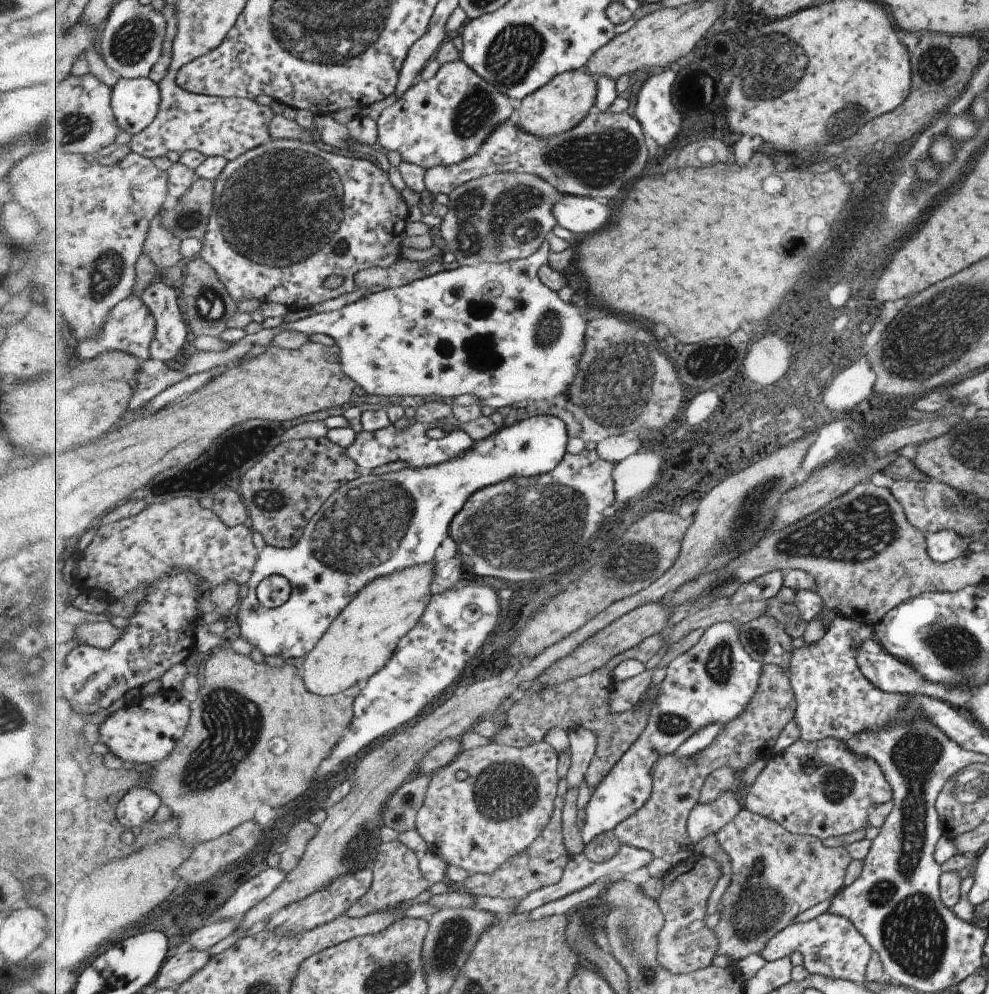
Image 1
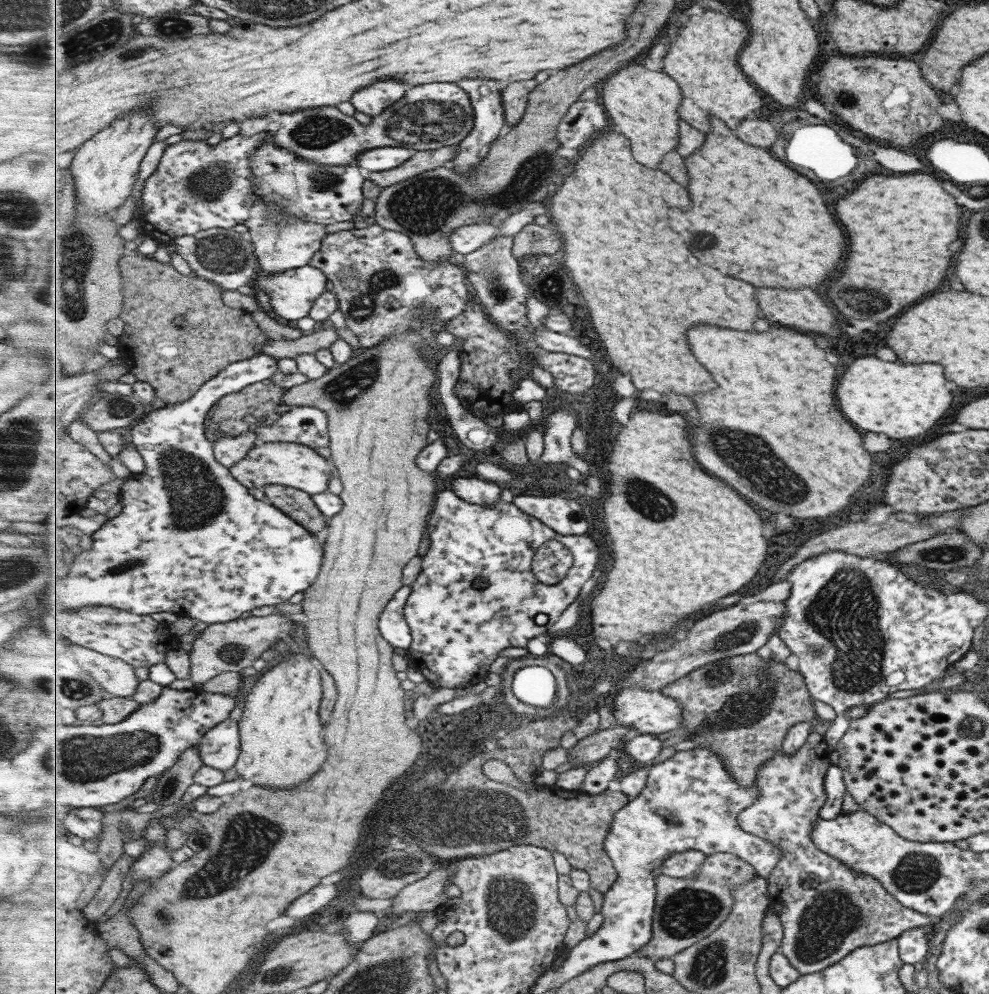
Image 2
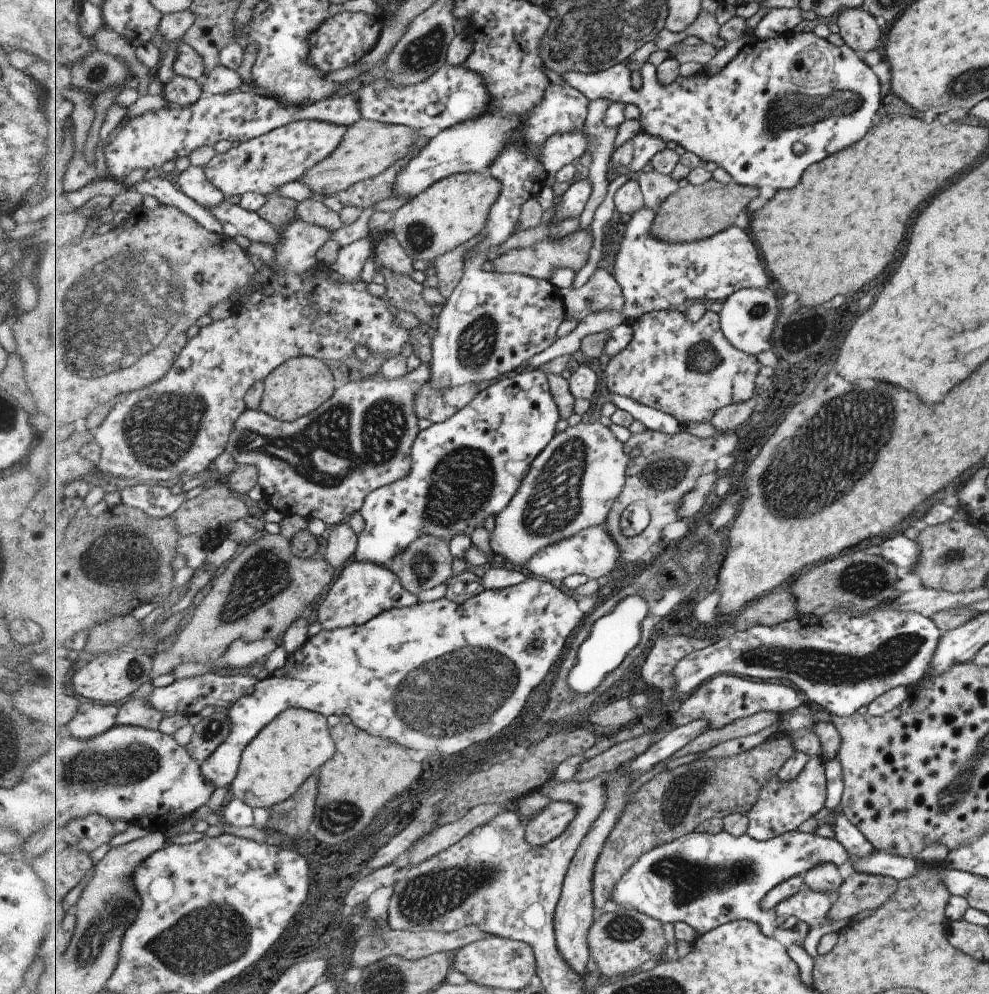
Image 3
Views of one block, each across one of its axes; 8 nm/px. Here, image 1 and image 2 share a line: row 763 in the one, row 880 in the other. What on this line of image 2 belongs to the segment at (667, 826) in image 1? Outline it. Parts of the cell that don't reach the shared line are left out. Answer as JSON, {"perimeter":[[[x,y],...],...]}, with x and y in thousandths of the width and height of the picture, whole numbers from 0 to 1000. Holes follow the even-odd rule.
{"perimeter":[[[737,858],[715,861],[712,871],[700,883],[685,884],[672,879],[662,881],[665,911],[660,926],[660,944],[645,962],[680,965],[694,954],[719,942],[741,918],[744,893],[760,887],[766,881],[765,874],[757,866]]]}

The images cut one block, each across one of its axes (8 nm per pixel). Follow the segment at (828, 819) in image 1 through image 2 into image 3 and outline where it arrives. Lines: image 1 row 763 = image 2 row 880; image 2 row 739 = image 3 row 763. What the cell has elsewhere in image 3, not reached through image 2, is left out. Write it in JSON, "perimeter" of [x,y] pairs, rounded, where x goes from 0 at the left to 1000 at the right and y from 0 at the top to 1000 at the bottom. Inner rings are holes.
{"perimeter":[[[822,763],[813,777],[801,787],[790,788],[783,782],[768,798],[768,805],[755,819],[757,826],[755,840],[765,846],[778,846],[792,839],[806,836],[806,833],[830,815],[834,807],[834,783],[832,783],[832,765]]]}

